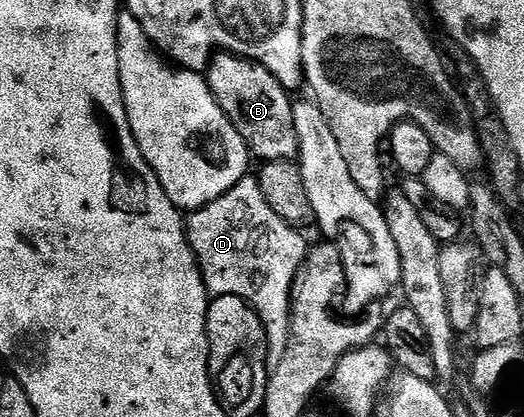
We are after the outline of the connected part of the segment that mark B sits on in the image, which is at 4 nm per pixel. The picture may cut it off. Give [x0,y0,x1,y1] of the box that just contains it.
[207,51,299,162]

